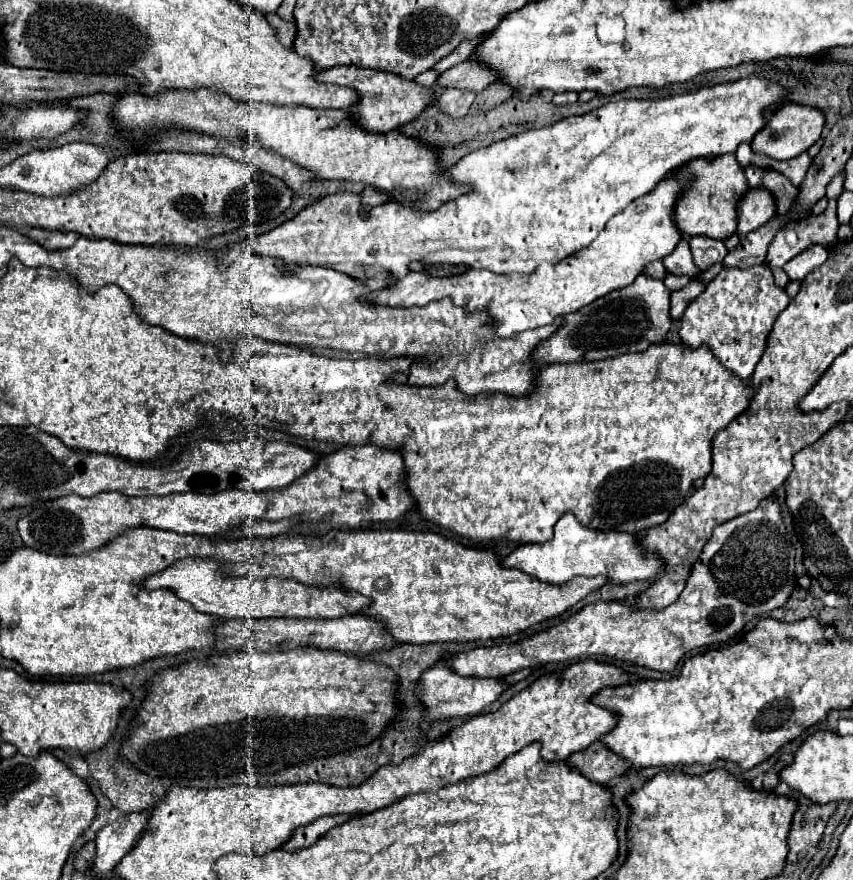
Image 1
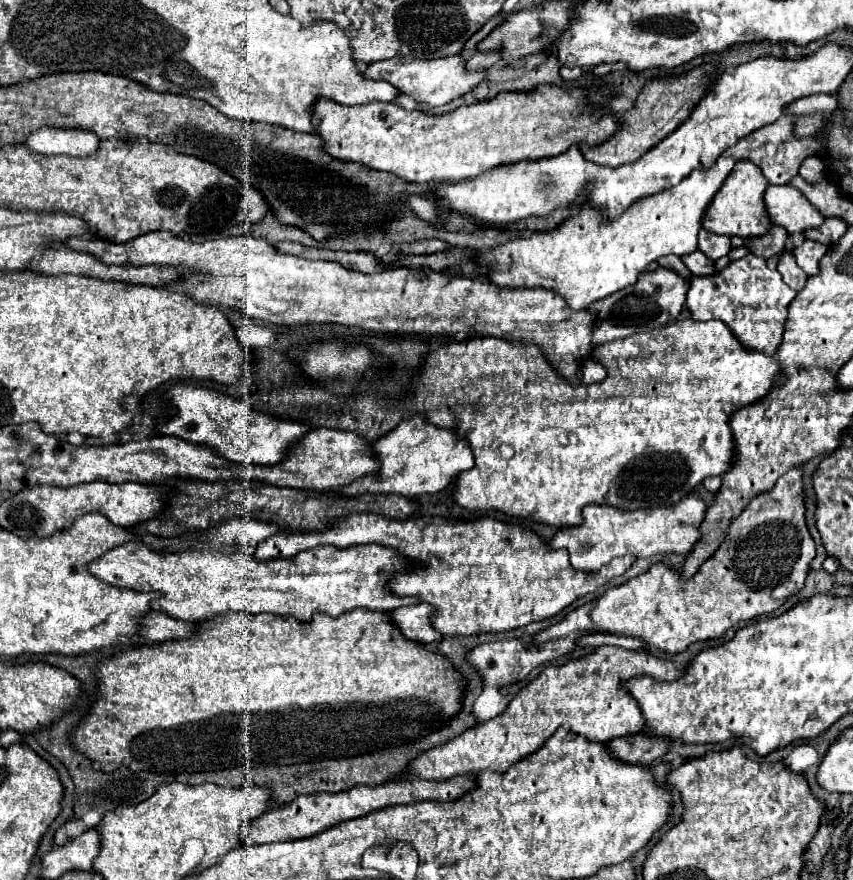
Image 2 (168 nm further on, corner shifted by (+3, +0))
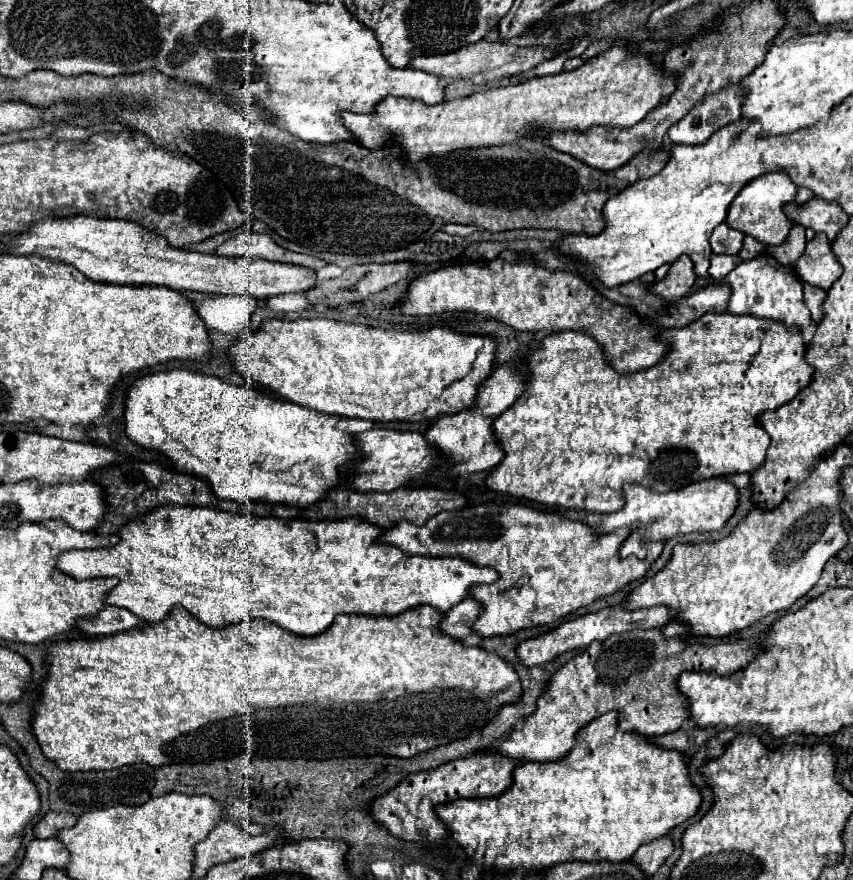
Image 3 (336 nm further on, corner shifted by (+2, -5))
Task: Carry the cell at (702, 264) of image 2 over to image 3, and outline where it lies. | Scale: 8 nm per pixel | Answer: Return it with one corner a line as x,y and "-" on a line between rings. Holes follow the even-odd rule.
719,254
719,256
711,256
711,266
709,266
709,274
715,278
715,280
721,280
723,276
727,276
737,264
741,264
743,260
739,256
725,256
725,254

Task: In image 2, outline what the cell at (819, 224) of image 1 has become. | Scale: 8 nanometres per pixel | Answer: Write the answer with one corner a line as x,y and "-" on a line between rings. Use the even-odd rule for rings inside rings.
782,251
780,253
780,259
778,259
778,271
784,279
784,283
788,287
792,287
794,291
800,291
800,287
804,287
804,279
808,277
794,261
794,257
788,253
788,251

